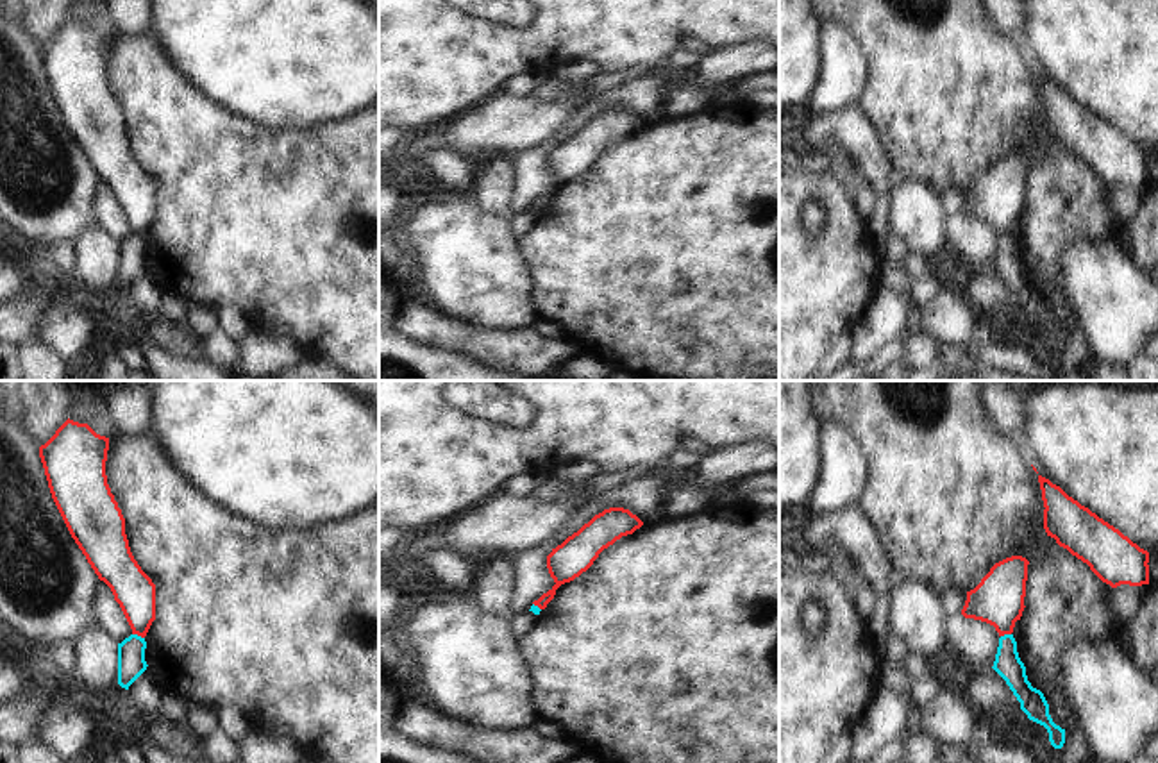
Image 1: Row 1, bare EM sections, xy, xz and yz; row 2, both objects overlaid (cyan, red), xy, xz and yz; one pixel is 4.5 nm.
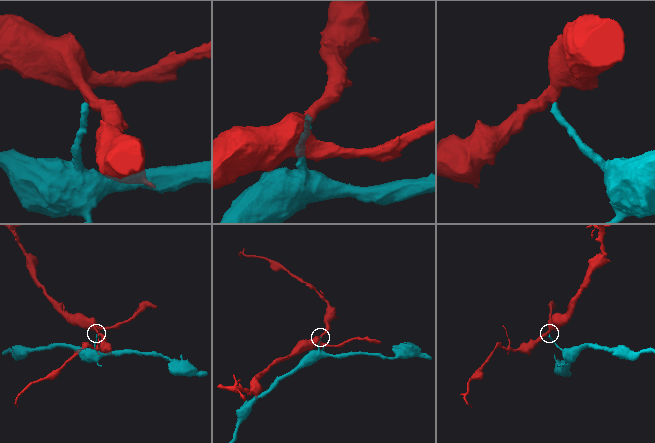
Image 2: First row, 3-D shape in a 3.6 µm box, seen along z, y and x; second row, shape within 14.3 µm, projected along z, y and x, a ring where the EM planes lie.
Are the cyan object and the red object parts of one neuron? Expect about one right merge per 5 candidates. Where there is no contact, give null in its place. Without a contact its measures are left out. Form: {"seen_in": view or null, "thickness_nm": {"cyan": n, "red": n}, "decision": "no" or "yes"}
{"seen_in": "xy", "thickness_nm": {"cyan": 130, "red": 180}, "decision": "no"}

